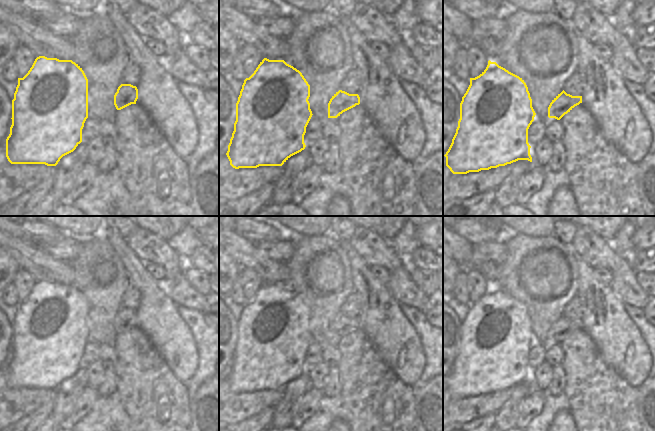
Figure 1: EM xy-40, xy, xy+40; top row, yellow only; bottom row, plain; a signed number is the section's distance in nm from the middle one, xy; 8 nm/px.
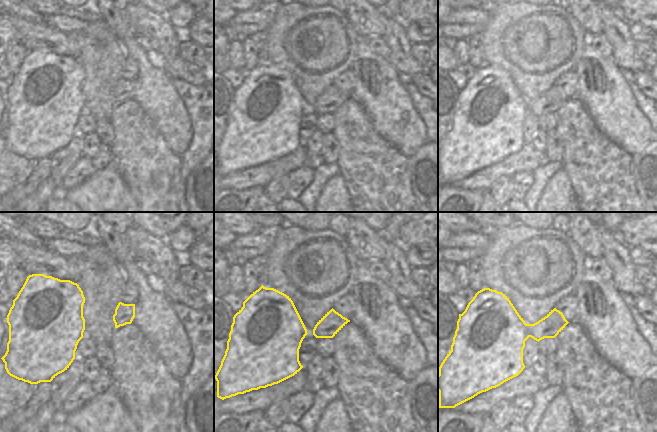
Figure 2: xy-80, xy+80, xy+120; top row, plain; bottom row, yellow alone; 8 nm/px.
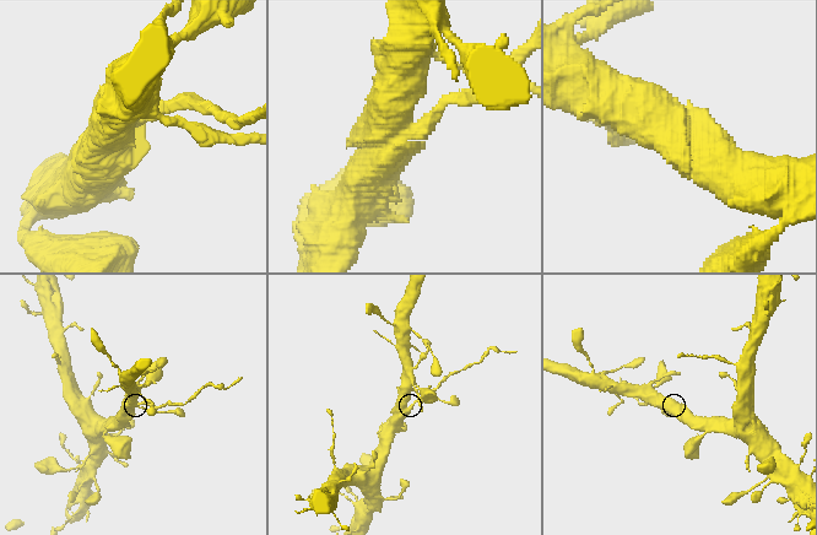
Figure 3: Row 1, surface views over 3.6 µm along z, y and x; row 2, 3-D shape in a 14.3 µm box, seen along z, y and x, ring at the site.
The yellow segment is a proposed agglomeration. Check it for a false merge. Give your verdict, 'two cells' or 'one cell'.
two cells

